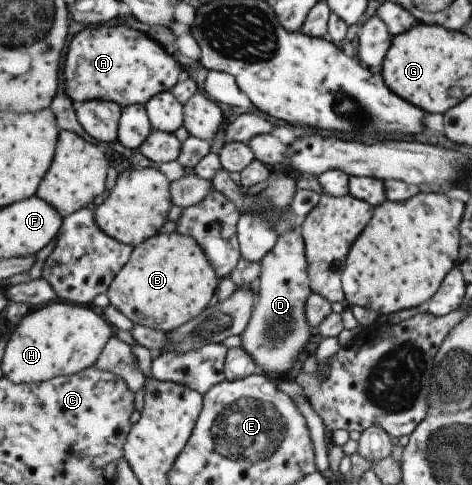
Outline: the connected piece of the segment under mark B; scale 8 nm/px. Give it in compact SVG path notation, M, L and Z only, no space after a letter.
M172 231L169 233L158 233L153 237L143 240L141 243L138 243L136 247L132 247L130 256L128 260L124 263L124 266L114 275L113 281L109 284L109 287L106 289L106 298L108 302L112 305L118 312L121 312L133 322L136 326L150 327L156 330L161 330L162 332L169 333L175 328L178 328L180 325L187 323L188 320L194 318L201 310L204 310L208 306L208 301L212 298L212 295L215 294L219 280L215 275L215 272L212 270L210 263L206 260L202 249L198 246L198 243L191 236L181 235L178 231Z

